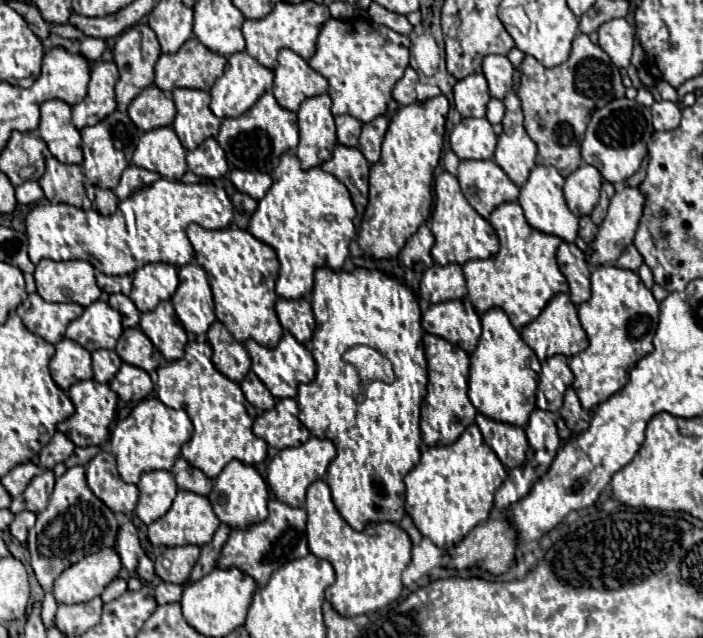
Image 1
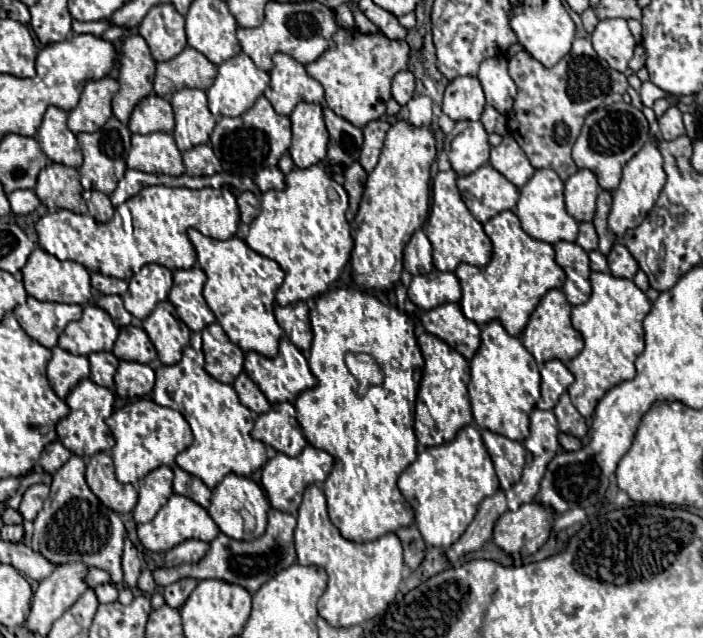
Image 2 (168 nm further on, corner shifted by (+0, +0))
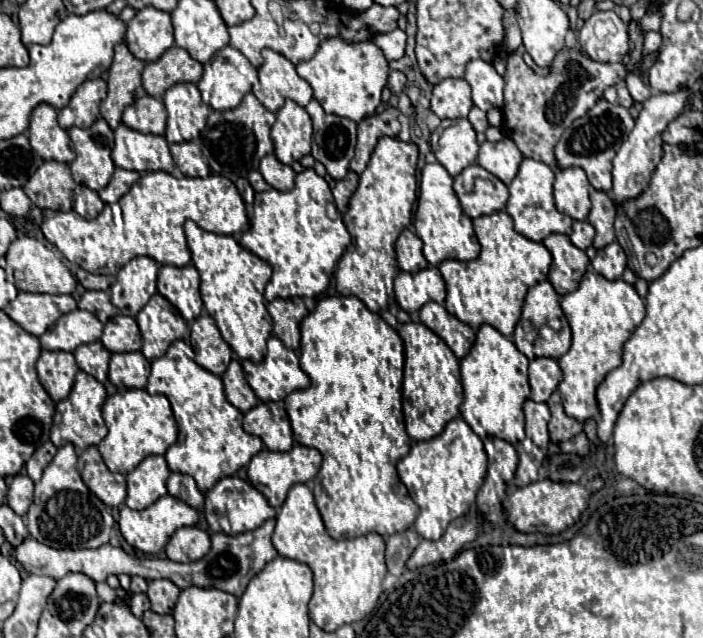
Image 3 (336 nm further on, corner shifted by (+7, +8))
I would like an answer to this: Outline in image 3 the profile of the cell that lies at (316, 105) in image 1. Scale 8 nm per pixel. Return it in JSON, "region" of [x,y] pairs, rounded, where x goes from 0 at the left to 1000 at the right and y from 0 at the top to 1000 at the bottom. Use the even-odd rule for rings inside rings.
{"region":[[[405,157],[403,169],[394,172],[394,188],[385,201],[394,251],[417,257],[442,238],[445,191],[431,166],[417,157]]]}

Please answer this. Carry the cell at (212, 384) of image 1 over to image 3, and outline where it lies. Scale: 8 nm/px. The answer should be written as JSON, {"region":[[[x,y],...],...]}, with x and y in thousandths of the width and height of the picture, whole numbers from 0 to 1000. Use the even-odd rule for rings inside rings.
{"region":[[[257,533],[246,536],[235,558],[218,564],[206,611],[235,618],[255,665],[255,687],[235,712],[240,737],[275,746],[286,771],[303,765],[317,746],[331,746],[374,702],[371,687],[346,674],[343,646],[323,630],[314,592],[286,577],[272,561],[272,545]]]}

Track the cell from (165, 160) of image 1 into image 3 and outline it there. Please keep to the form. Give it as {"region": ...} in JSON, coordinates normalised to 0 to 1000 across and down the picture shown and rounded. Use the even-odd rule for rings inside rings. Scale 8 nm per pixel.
{"region":[[[169,194],[164,204],[164,232],[158,238],[158,248],[164,254],[164,260],[178,263],[178,266],[195,266],[195,270],[246,270],[249,266],[249,254],[243,248],[240,238],[240,223],[226,213],[226,210],[203,210],[195,204],[181,201],[178,194]]]}

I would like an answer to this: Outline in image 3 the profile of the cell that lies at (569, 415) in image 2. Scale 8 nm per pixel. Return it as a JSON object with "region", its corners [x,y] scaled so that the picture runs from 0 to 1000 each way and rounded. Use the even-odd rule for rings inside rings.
{"region":[[[789,611],[784,618],[784,624],[778,627],[778,636],[784,643],[784,658],[781,658],[781,680],[787,693],[798,693],[798,690],[809,690],[815,683],[821,683],[829,674],[829,665],[812,652],[804,649],[801,633],[798,633],[798,621]]]}

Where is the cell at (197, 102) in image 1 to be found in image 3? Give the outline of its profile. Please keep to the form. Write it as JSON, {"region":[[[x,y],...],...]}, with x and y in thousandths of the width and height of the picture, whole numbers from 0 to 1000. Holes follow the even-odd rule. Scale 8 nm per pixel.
{"region":[[[255,129],[249,135],[243,135],[235,150],[232,150],[232,160],[235,160],[235,169],[240,176],[240,185],[238,185],[238,207],[235,207],[235,216],[238,223],[263,223],[263,219],[277,219],[284,216],[286,207],[292,202],[294,194],[294,185],[300,179],[300,169],[292,166],[286,160],[286,147],[280,141],[277,132],[266,132],[266,129]]]}

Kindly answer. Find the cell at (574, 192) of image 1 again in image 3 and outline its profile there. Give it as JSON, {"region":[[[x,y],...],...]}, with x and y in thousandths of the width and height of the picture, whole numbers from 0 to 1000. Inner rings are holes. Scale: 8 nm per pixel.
{"region":[[[815,260],[795,266],[787,288],[792,329],[812,339],[815,345],[832,345],[841,326],[838,295],[841,288],[826,263]]]}

